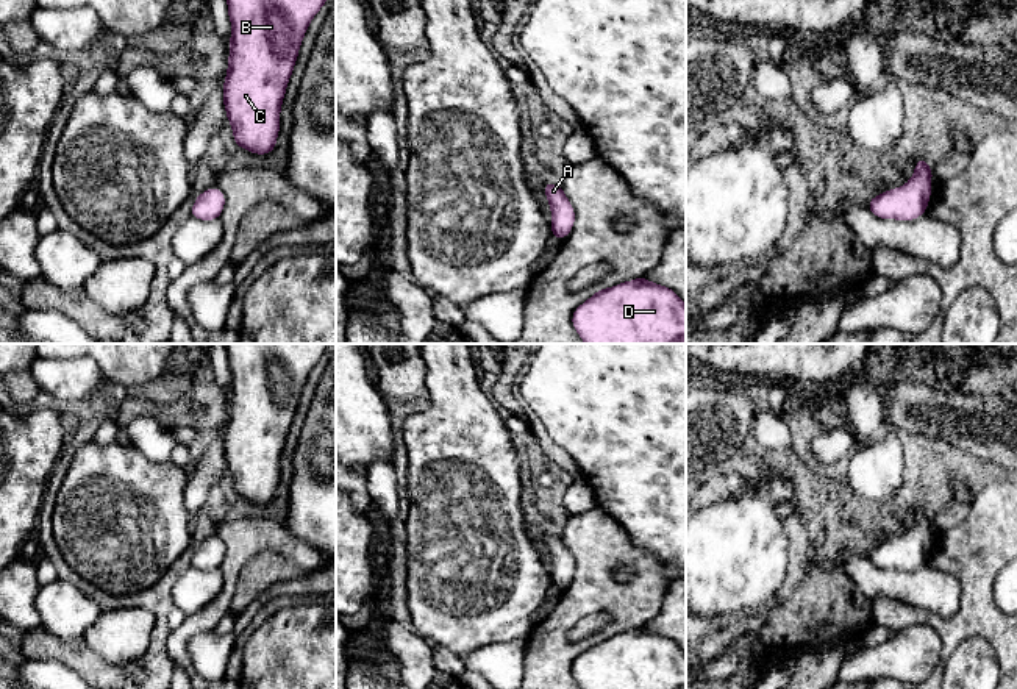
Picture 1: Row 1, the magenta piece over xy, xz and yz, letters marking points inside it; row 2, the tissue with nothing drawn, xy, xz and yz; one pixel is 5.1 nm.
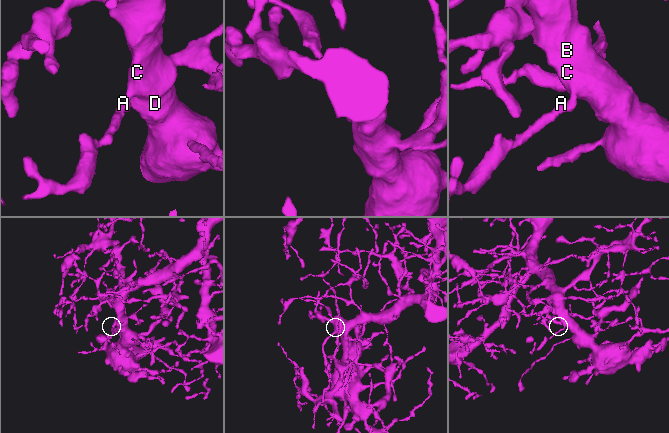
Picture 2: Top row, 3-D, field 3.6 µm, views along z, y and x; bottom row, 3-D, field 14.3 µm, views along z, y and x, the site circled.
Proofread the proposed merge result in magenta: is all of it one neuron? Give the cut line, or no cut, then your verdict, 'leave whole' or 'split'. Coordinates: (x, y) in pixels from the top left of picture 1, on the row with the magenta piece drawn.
no cut | leave whole

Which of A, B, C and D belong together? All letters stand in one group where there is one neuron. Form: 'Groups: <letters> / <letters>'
Groups: A B C D

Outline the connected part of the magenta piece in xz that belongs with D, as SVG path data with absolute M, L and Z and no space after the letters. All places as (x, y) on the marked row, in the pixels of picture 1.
M641 277L592 294L573 311L572 325L586 344L686 344L686 305L672 289Z

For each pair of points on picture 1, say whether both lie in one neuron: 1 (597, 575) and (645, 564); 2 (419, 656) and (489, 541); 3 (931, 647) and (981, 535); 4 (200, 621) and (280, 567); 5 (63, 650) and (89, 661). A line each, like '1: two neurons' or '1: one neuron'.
1: one neuron
2: two neurons
3: two neurons
4: two neurons
5: one neuron

